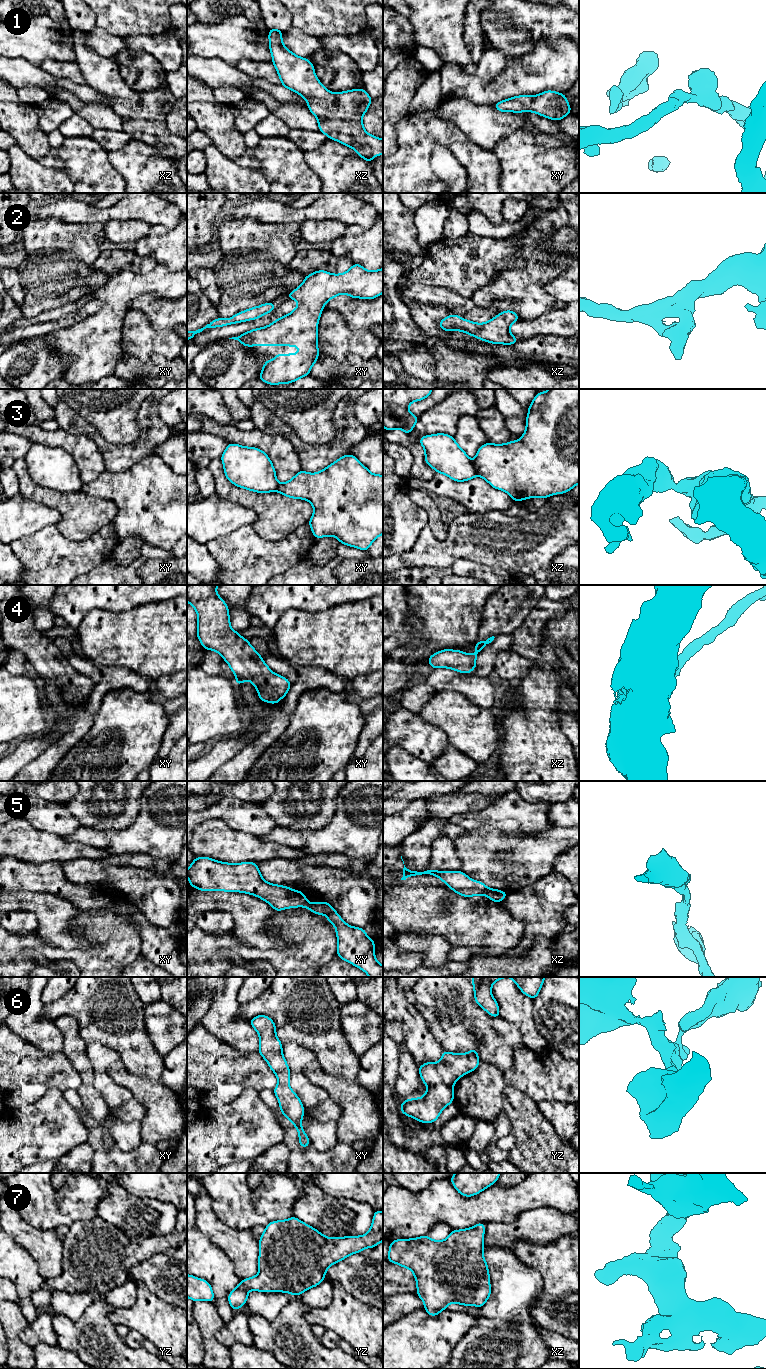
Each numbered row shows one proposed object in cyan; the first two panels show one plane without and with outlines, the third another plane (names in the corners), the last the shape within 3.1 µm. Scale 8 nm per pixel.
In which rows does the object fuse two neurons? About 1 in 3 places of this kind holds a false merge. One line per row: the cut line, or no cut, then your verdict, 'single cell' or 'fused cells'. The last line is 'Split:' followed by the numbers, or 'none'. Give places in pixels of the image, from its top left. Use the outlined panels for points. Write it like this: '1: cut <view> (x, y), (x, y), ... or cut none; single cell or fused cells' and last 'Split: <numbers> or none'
1: cut none; single cell
2: cut none; single cell
3: cut xz (471, 461), (477, 475); fused cells
4: cut none; single cell
5: cut none; single cell
6: cut yz (429, 1085), (445, 1083), (451, 1087); fused cells
7: cut none; single cell
Split: 3, 6

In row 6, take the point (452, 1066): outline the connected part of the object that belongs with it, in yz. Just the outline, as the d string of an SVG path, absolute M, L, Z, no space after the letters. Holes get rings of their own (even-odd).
M476 1048L469 1050L466 1054L444 1050L439 1062L424 1063L418 1069L424 1084L435 1086L444 1083L453 1087L460 1077L476 1070L479 1064Z

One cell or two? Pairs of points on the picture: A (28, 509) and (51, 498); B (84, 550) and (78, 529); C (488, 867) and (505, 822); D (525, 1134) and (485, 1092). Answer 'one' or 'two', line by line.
A: two
B: two
C: two
D: one

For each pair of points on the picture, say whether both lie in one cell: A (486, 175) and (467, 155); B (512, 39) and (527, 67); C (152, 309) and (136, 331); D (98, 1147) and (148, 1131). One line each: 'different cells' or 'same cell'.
A: same cell
B: different cells
C: different cells
D: different cells

